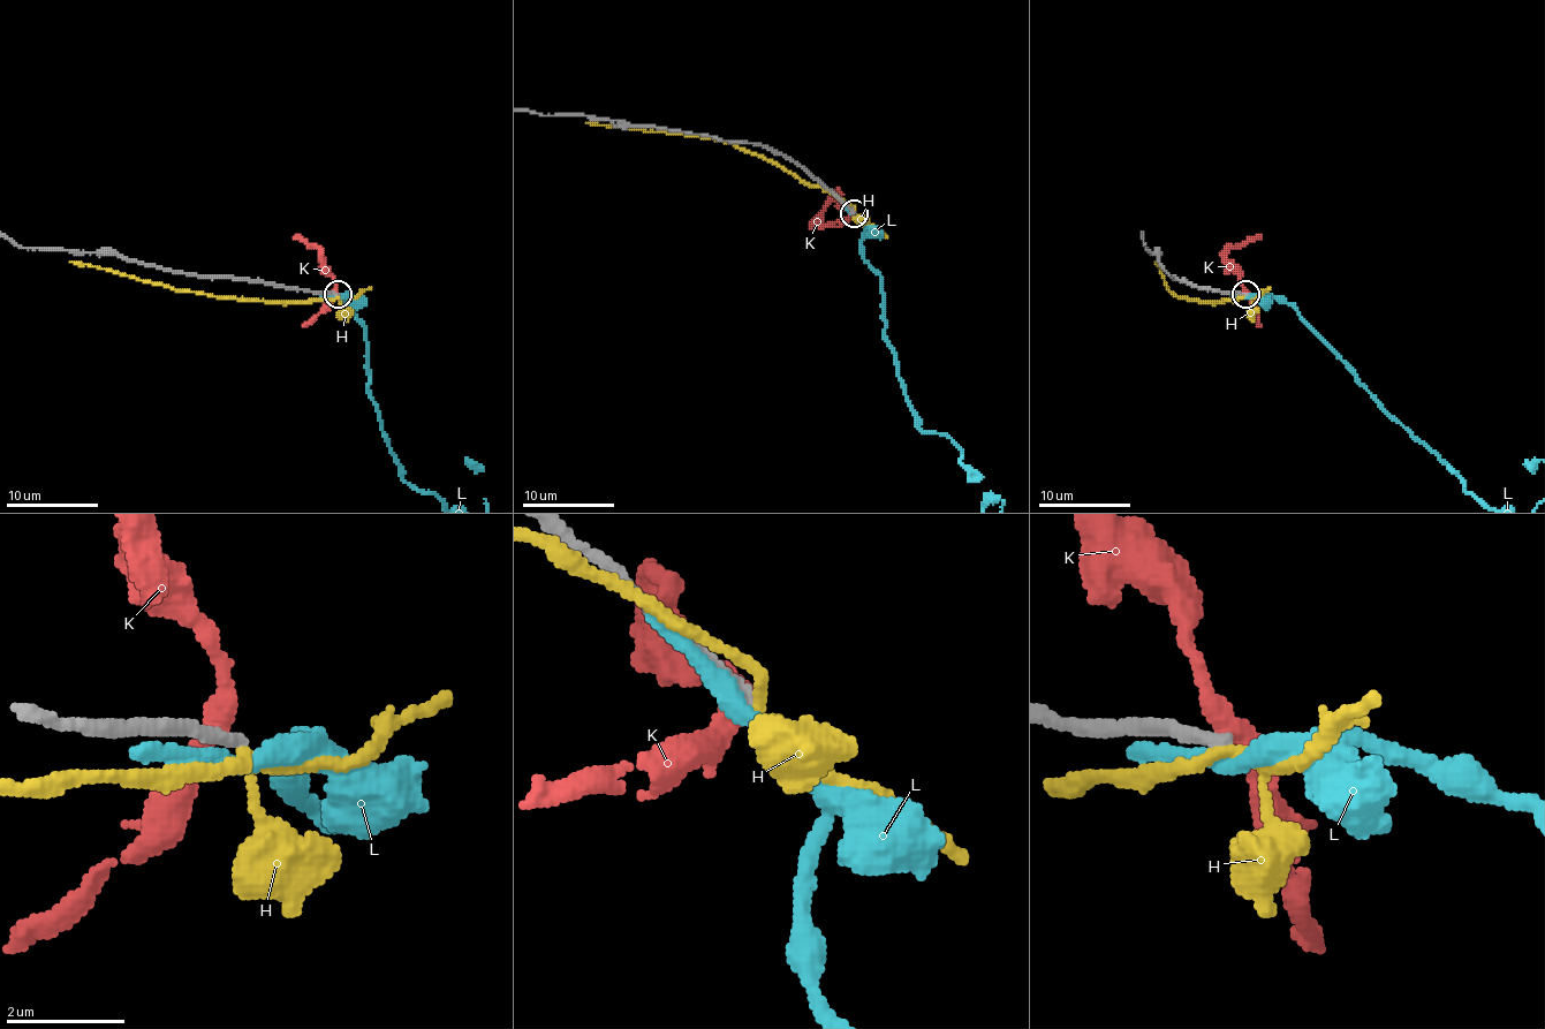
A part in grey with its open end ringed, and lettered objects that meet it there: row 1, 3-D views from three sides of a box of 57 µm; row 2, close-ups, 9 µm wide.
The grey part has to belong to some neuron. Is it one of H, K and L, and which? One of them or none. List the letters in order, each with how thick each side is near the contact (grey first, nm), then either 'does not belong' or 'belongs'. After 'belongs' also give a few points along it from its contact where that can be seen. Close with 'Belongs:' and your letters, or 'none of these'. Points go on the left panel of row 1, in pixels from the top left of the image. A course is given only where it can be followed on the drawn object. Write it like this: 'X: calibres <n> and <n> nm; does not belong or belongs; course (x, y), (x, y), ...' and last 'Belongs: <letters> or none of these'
H: calibres 240 and 170 nm; does not belong
K: calibres 260 and 360 nm; does not belong
L: calibres 320 and 300 nm; does not belong
Belongs: none of these

